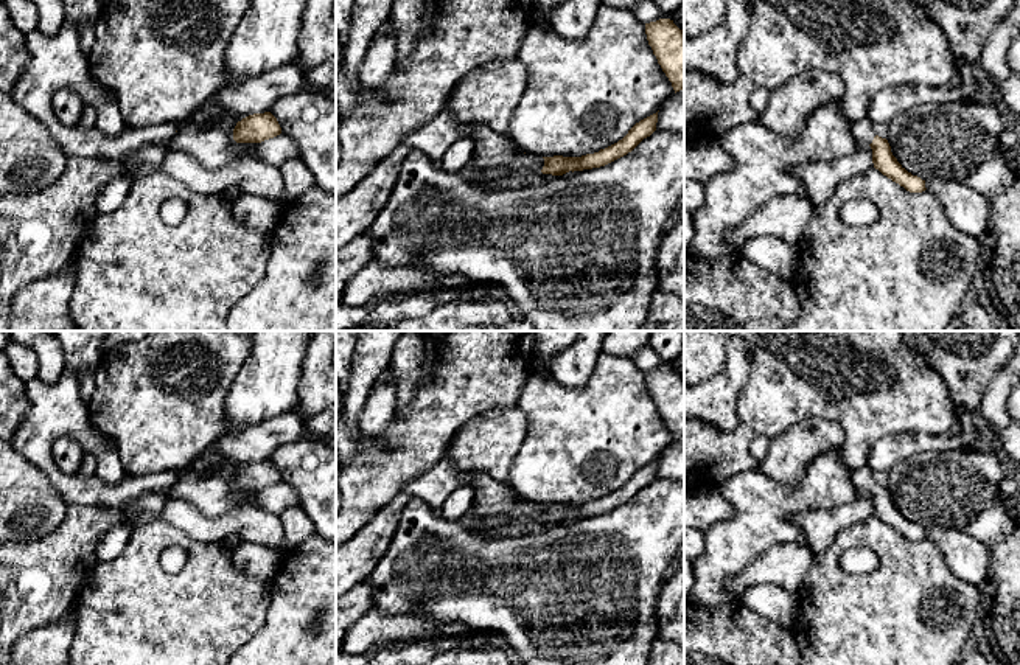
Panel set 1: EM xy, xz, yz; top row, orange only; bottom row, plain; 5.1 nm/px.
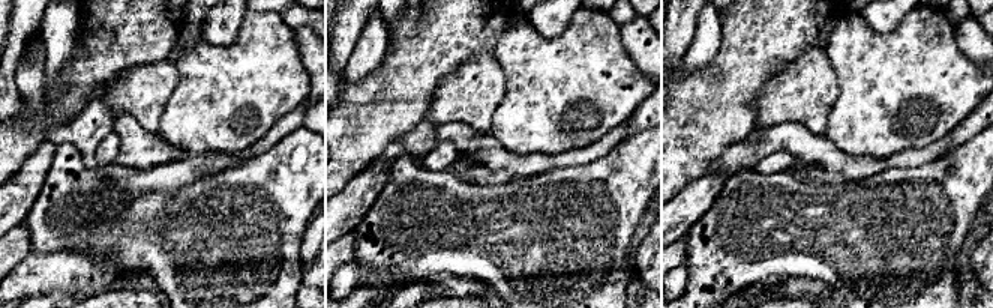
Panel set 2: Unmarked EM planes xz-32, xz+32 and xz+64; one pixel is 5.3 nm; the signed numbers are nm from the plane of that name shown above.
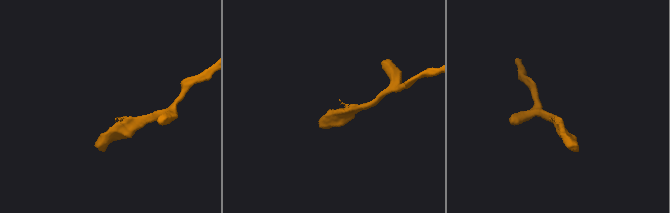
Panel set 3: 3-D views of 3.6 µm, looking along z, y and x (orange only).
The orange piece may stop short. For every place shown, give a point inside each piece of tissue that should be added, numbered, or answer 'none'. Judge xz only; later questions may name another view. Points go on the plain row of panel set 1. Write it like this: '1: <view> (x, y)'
1: xz (647, 359)

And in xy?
1: xy (255, 443)

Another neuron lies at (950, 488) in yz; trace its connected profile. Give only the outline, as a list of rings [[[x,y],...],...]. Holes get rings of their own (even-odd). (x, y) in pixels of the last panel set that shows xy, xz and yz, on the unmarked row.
[[[975,446],[945,452],[919,452],[888,472],[888,491],[897,510],[928,530],[969,524],[1000,494],[1009,468],[997,452]]]

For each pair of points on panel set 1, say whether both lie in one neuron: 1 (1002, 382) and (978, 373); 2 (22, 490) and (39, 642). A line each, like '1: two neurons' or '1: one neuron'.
1: two neurons
2: two neurons

